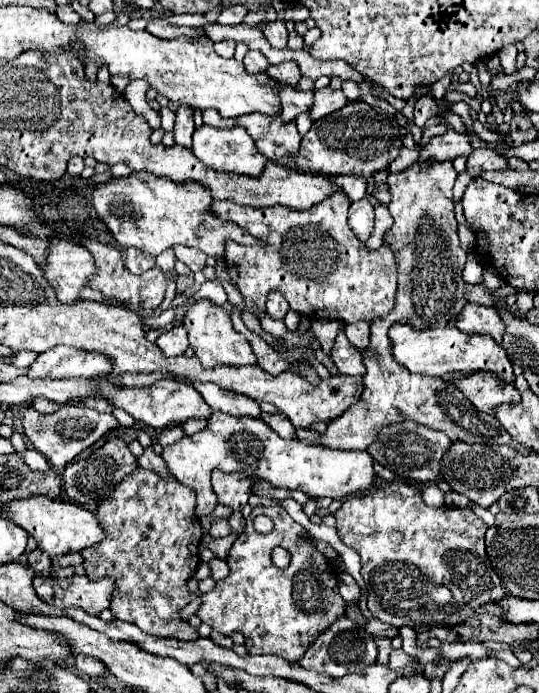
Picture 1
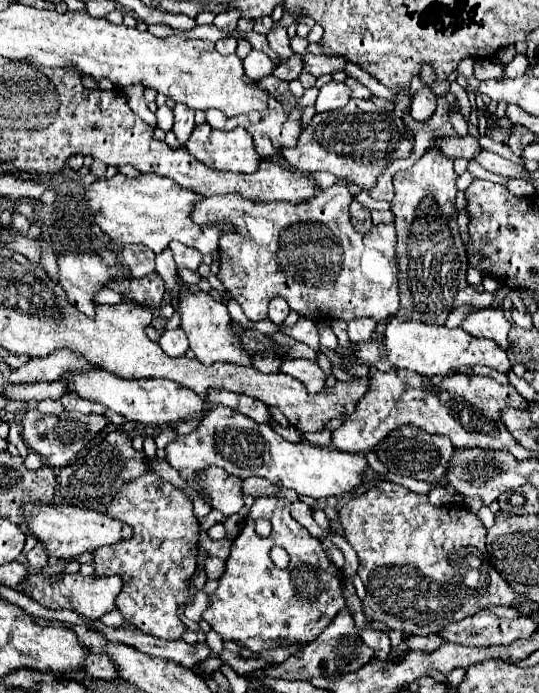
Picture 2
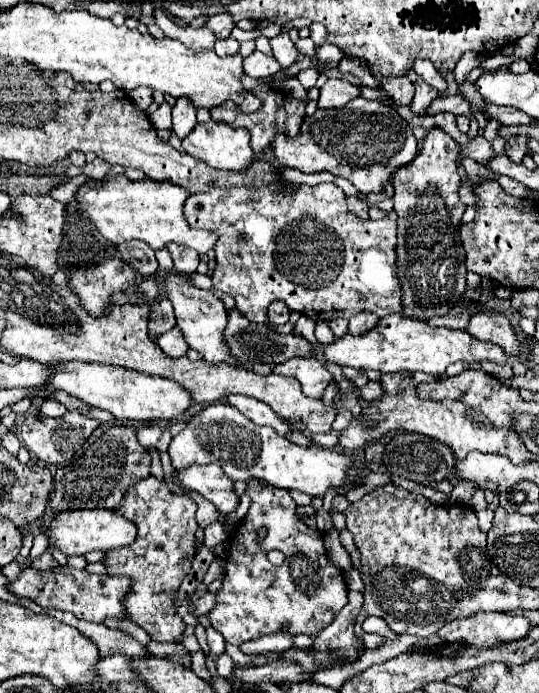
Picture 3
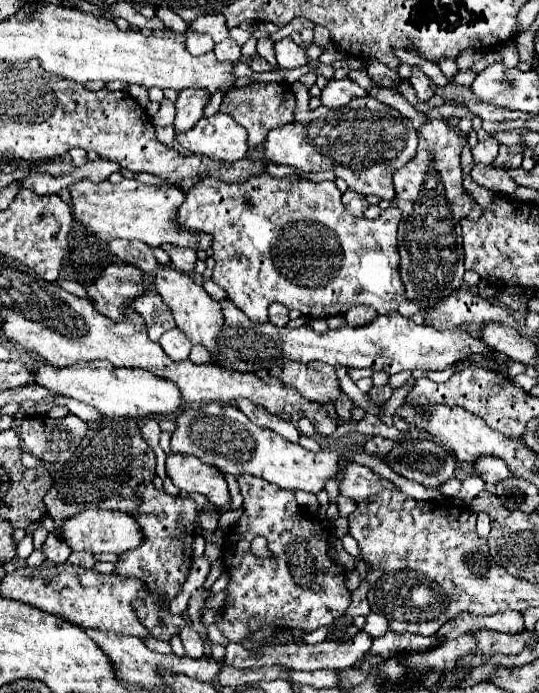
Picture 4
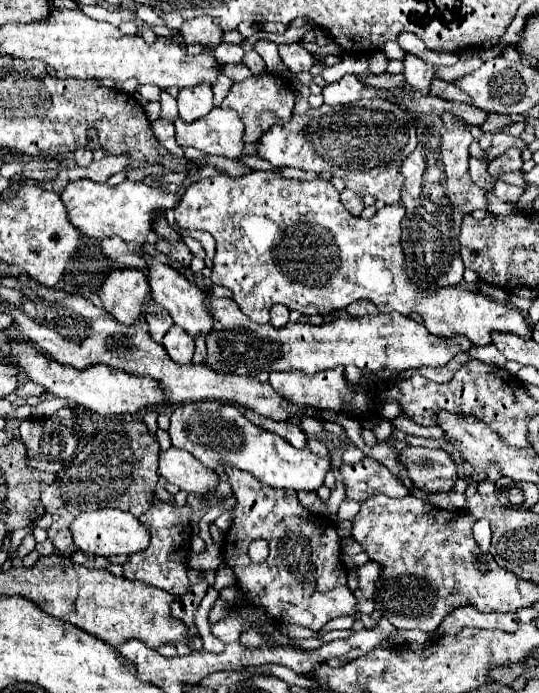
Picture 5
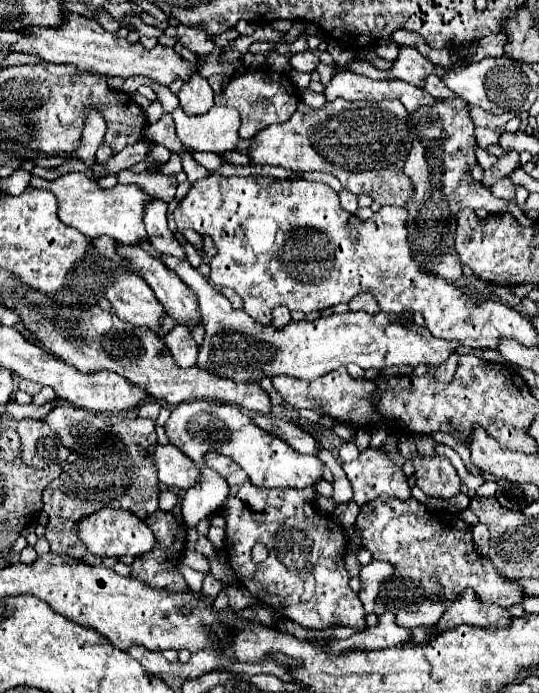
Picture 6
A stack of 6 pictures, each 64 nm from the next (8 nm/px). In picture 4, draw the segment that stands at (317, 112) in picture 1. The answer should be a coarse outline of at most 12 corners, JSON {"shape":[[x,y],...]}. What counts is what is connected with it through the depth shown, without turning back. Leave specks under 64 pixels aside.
{"shape":[[350,78],[330,80],[322,90],[322,104],[344,106],[368,96]]}

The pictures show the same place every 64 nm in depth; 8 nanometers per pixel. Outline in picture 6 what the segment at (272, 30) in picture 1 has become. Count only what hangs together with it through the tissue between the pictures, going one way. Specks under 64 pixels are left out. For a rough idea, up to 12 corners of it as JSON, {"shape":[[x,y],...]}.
{"shape":[[306,50],[290,56],[300,72],[314,72],[320,64],[316,52]]}

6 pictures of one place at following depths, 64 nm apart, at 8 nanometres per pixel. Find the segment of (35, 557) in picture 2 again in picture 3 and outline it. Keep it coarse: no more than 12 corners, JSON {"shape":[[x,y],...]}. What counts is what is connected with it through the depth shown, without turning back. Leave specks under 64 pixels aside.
{"shape":[[44,530],[34,534],[30,556],[40,556],[48,548]]}

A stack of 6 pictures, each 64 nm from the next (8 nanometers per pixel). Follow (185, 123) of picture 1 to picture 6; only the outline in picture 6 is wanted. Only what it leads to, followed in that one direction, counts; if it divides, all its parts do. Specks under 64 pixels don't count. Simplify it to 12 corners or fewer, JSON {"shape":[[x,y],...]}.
{"shape":[[192,74],[178,92],[188,114],[204,114],[214,106],[206,78]]}

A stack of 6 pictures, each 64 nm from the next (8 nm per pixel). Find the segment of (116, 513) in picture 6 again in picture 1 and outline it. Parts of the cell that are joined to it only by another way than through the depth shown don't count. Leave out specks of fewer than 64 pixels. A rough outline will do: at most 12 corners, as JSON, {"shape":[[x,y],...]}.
{"shape":[[46,496],[6,512],[50,558],[106,538],[96,514]]}

